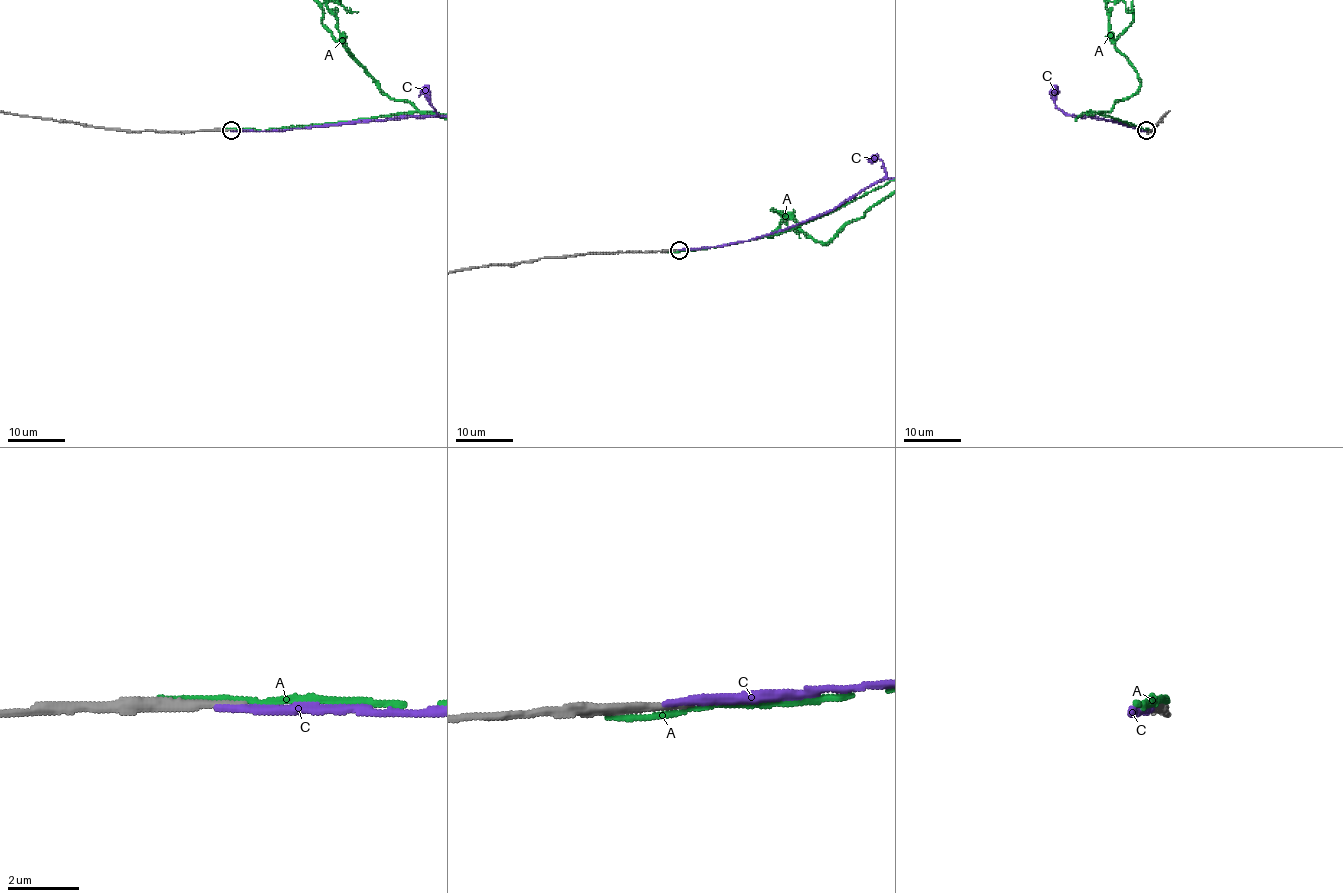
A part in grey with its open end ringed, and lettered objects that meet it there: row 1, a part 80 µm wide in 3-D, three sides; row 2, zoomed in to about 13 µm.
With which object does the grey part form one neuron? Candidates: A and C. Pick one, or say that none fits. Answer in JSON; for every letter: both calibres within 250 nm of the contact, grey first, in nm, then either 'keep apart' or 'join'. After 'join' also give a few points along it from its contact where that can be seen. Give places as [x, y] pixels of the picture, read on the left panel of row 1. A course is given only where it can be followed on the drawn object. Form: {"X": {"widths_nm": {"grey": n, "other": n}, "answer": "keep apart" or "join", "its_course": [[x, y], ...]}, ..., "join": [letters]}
{"A": {"widths_nm": {"grey": 280, "other": 240}, "answer": "keep apart"}, "C": {"widths_nm": {"grey": 240, "other": 240}, "answer": "join"}, "join": ["C"]}

